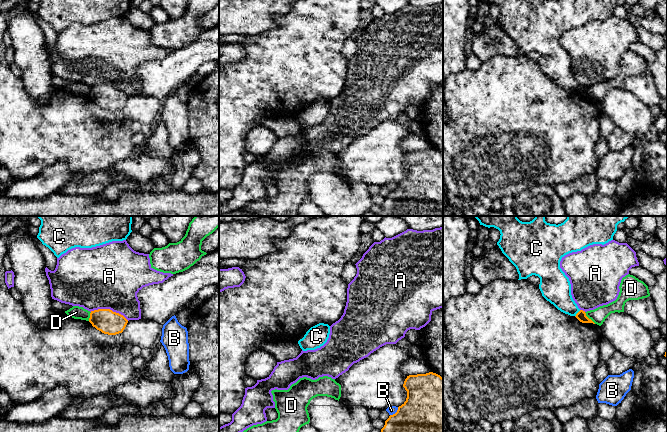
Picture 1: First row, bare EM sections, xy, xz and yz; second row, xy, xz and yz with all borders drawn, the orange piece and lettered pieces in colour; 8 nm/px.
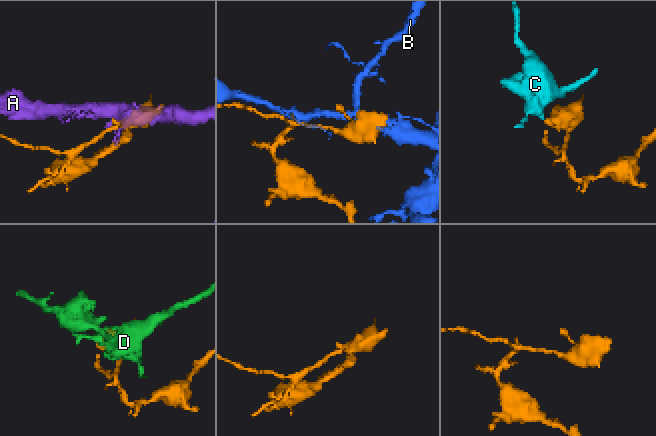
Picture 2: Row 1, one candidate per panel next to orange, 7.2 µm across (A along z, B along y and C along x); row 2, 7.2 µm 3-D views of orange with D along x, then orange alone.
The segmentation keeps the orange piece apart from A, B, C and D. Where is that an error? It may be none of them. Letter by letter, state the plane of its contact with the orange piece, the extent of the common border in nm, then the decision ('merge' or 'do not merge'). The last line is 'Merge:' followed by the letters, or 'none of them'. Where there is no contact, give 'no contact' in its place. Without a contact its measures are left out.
A: xy | 320 nm | do not merge
B: xz | 100 nm | do not merge
C: yz | 70 nm | do not merge
D: yz | 130 nm | do not merge
Merge: none of them

